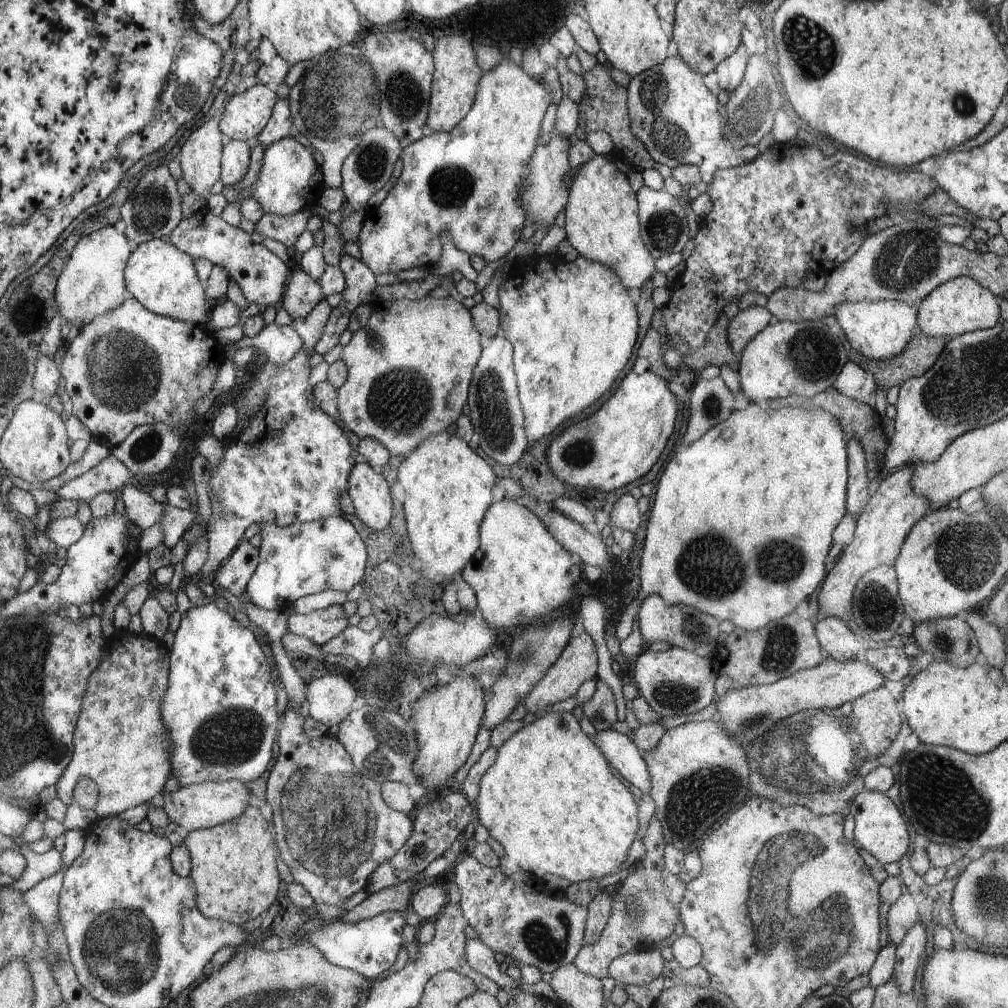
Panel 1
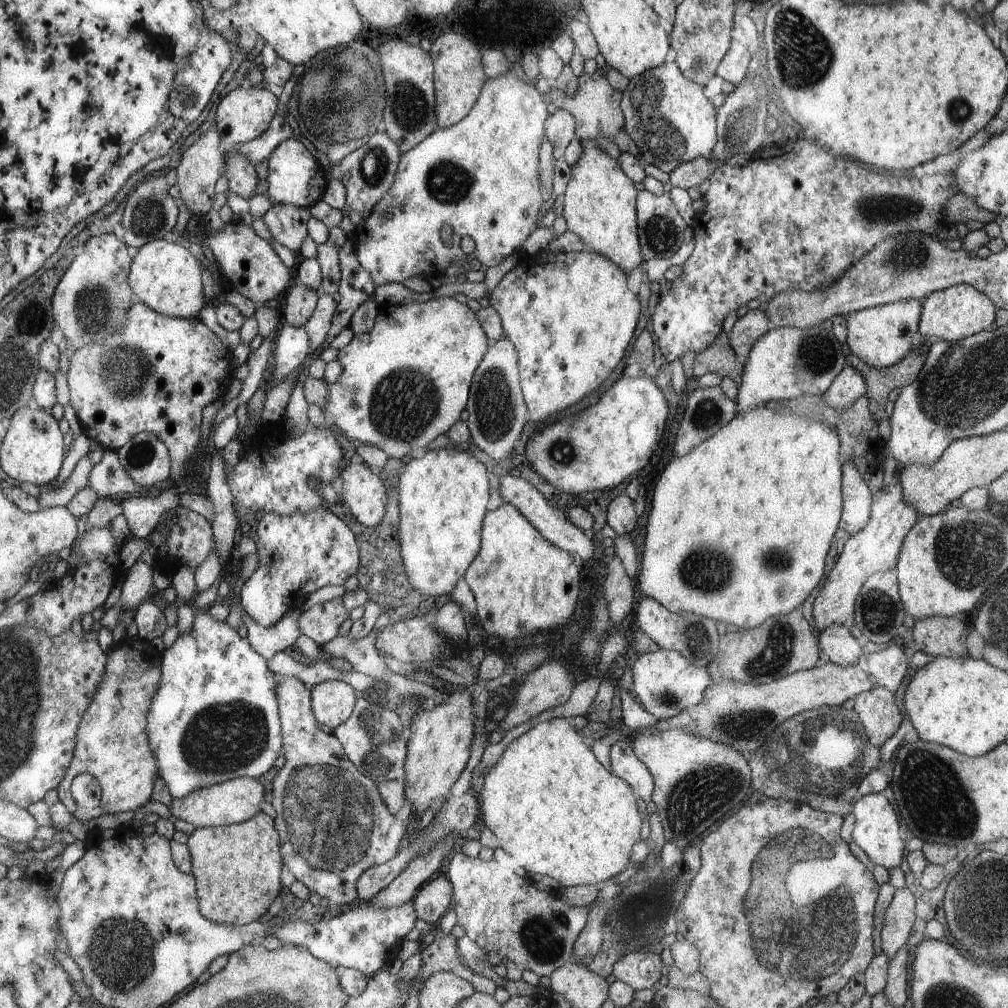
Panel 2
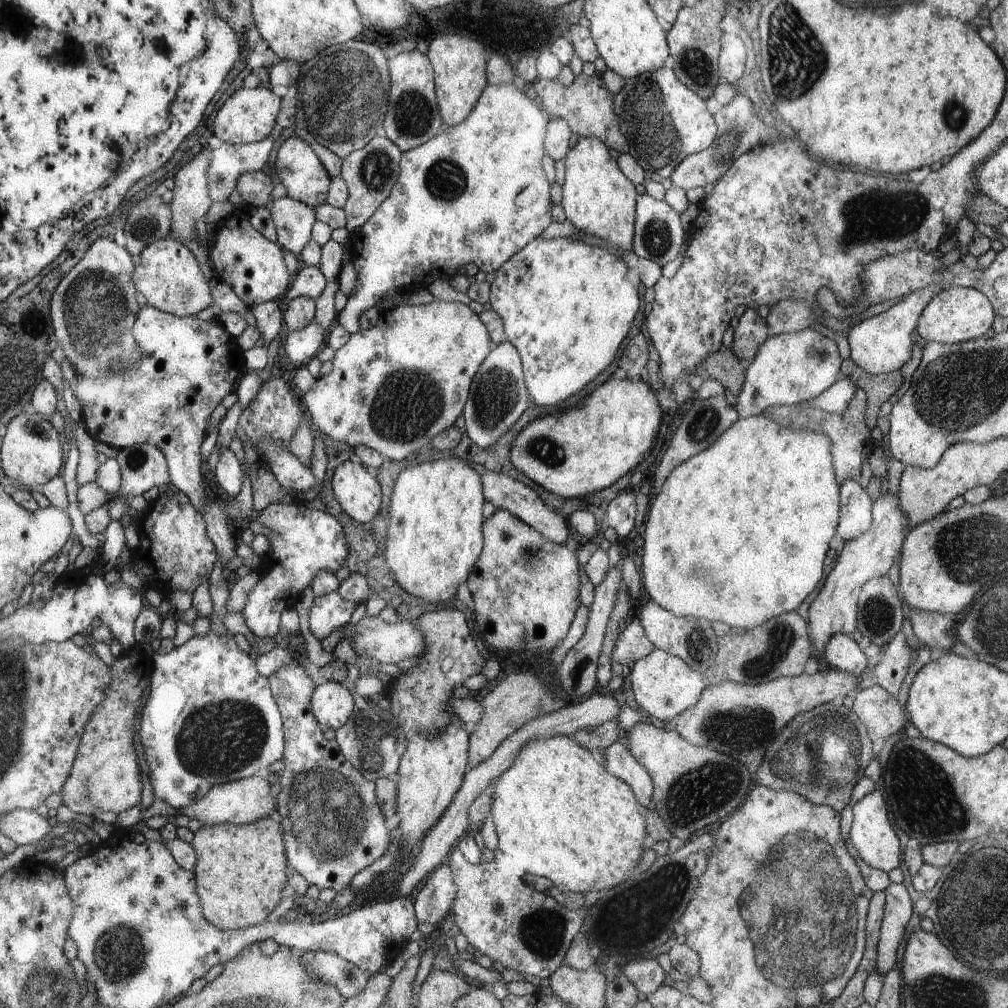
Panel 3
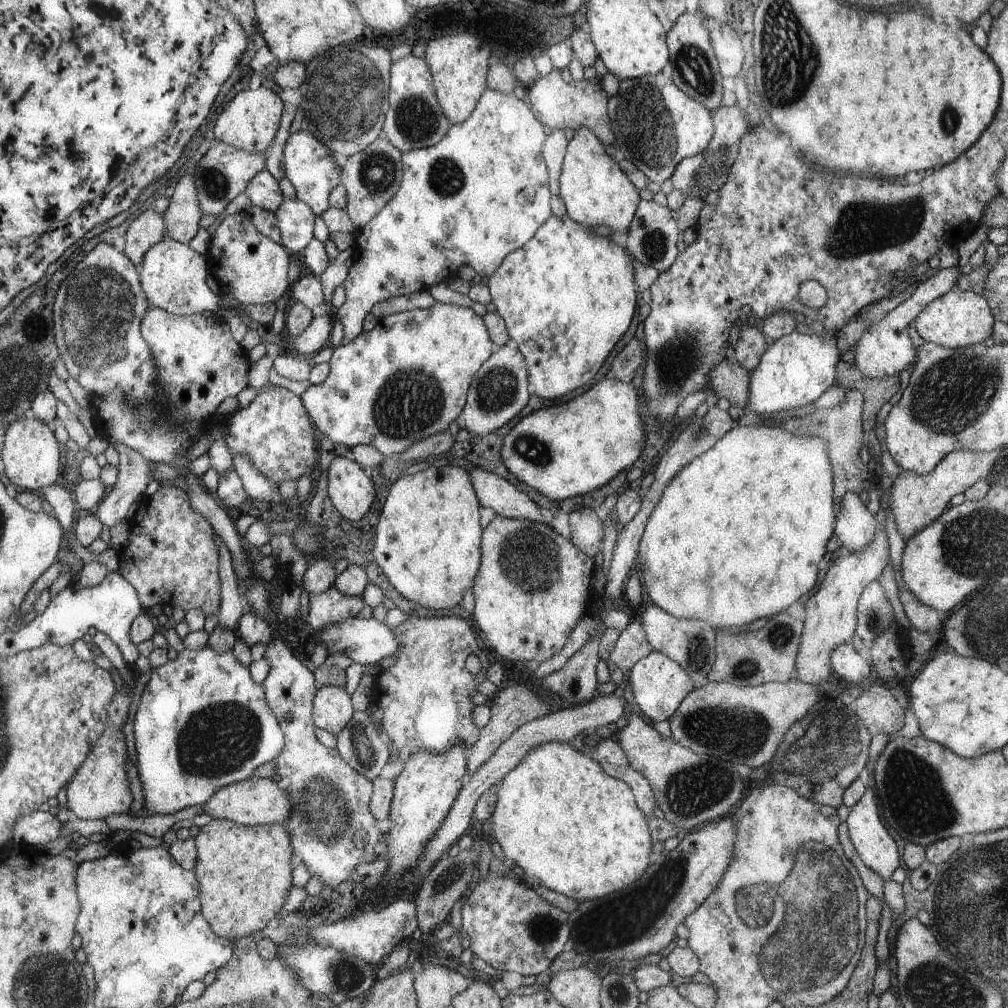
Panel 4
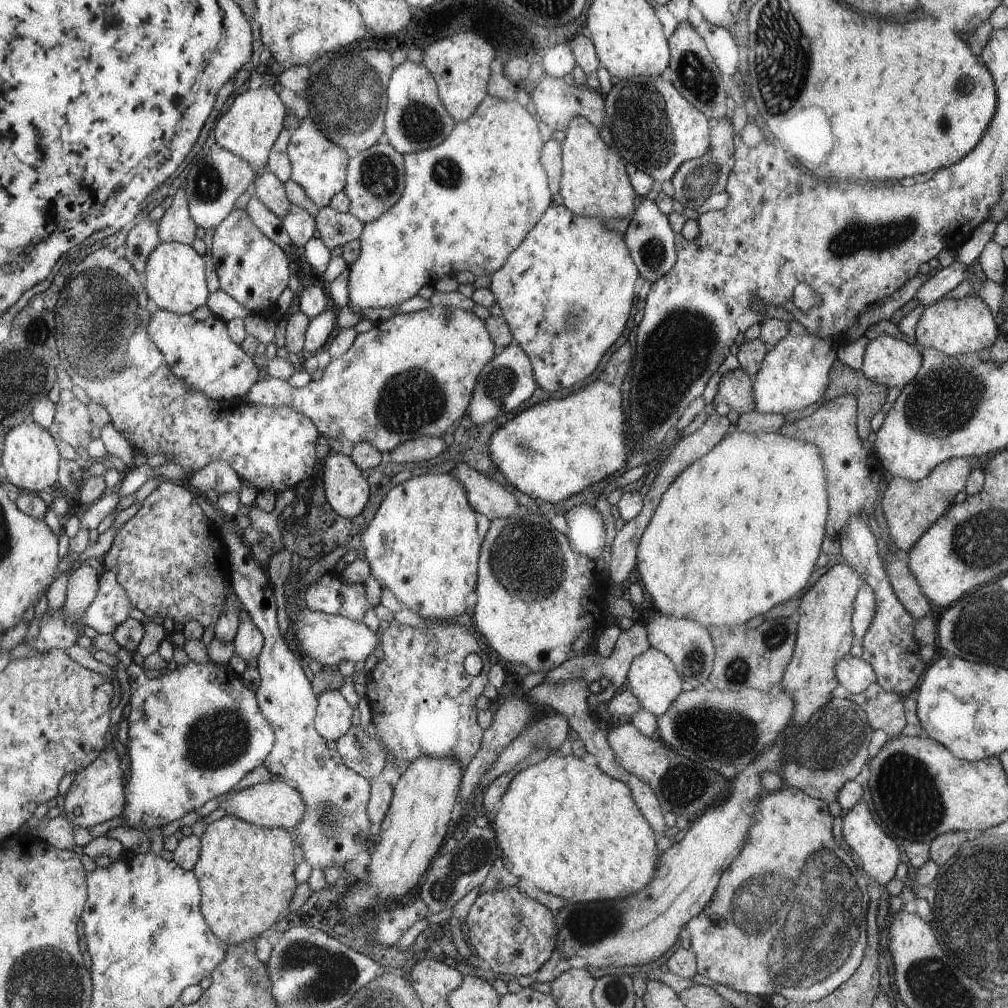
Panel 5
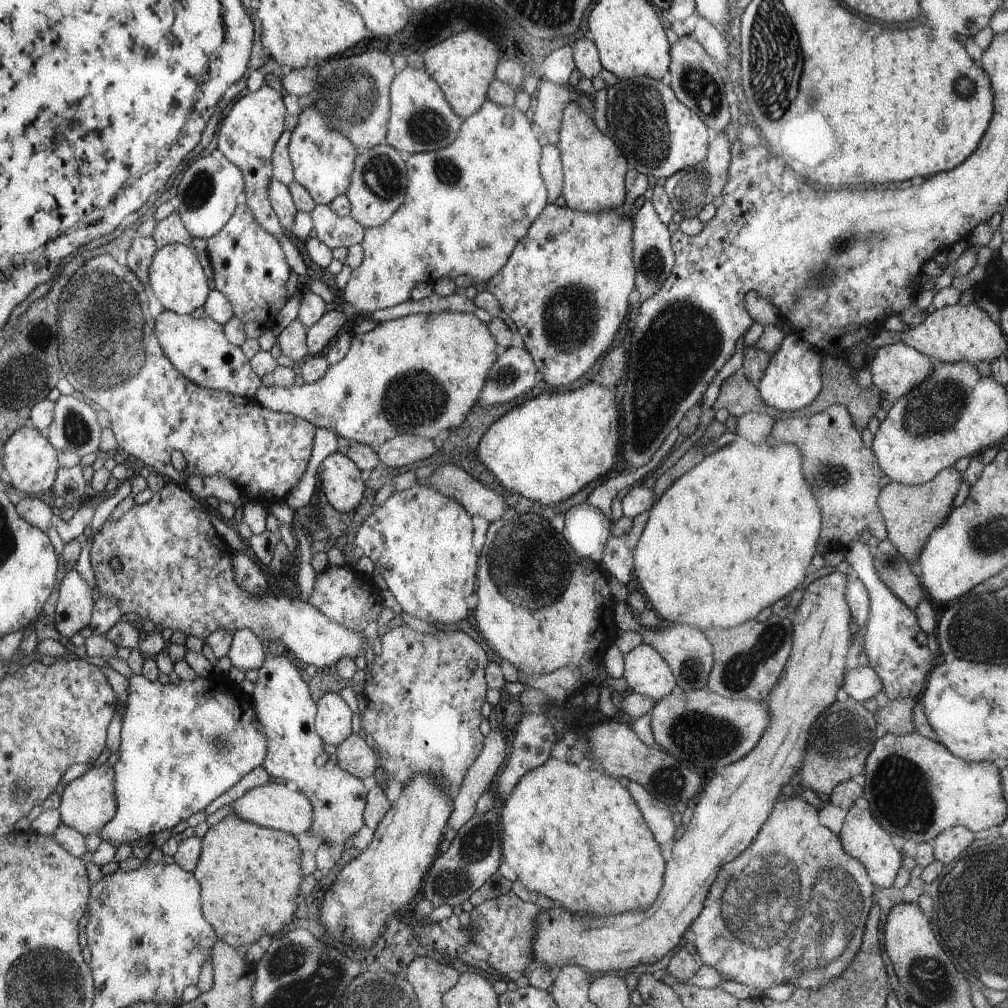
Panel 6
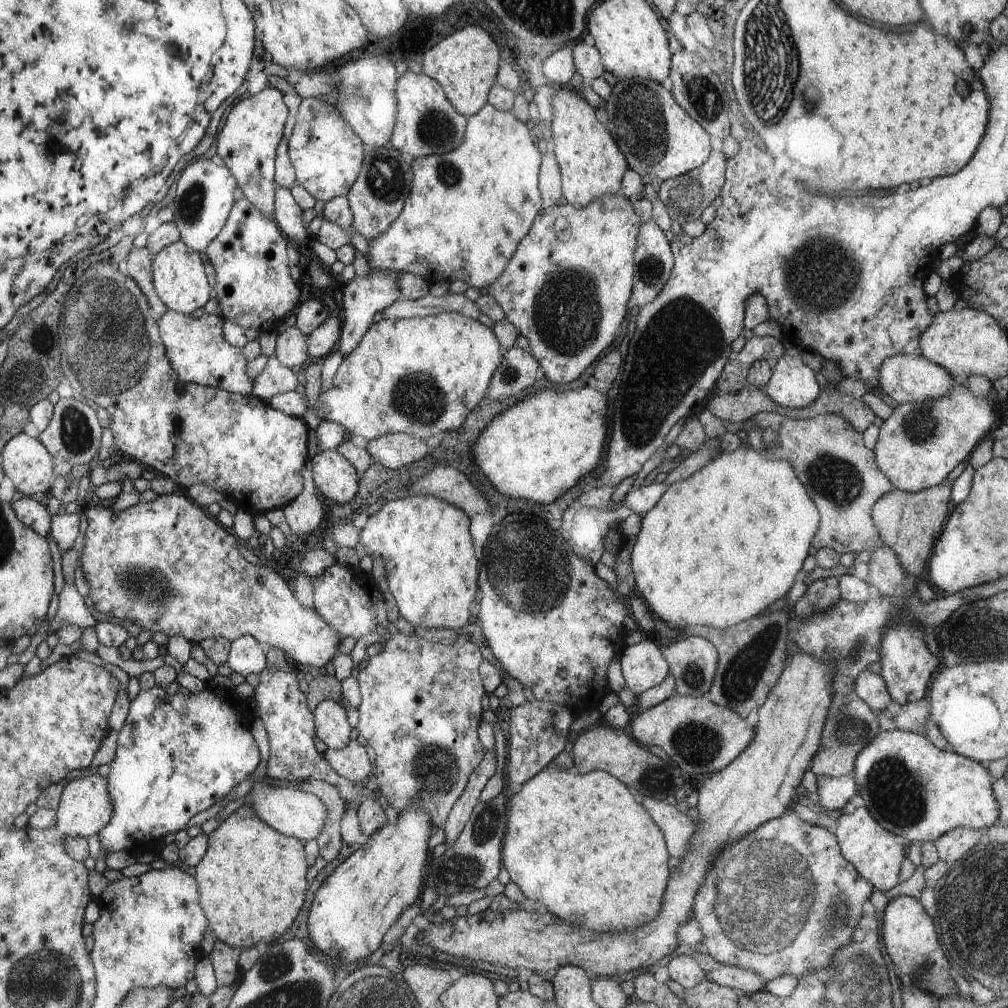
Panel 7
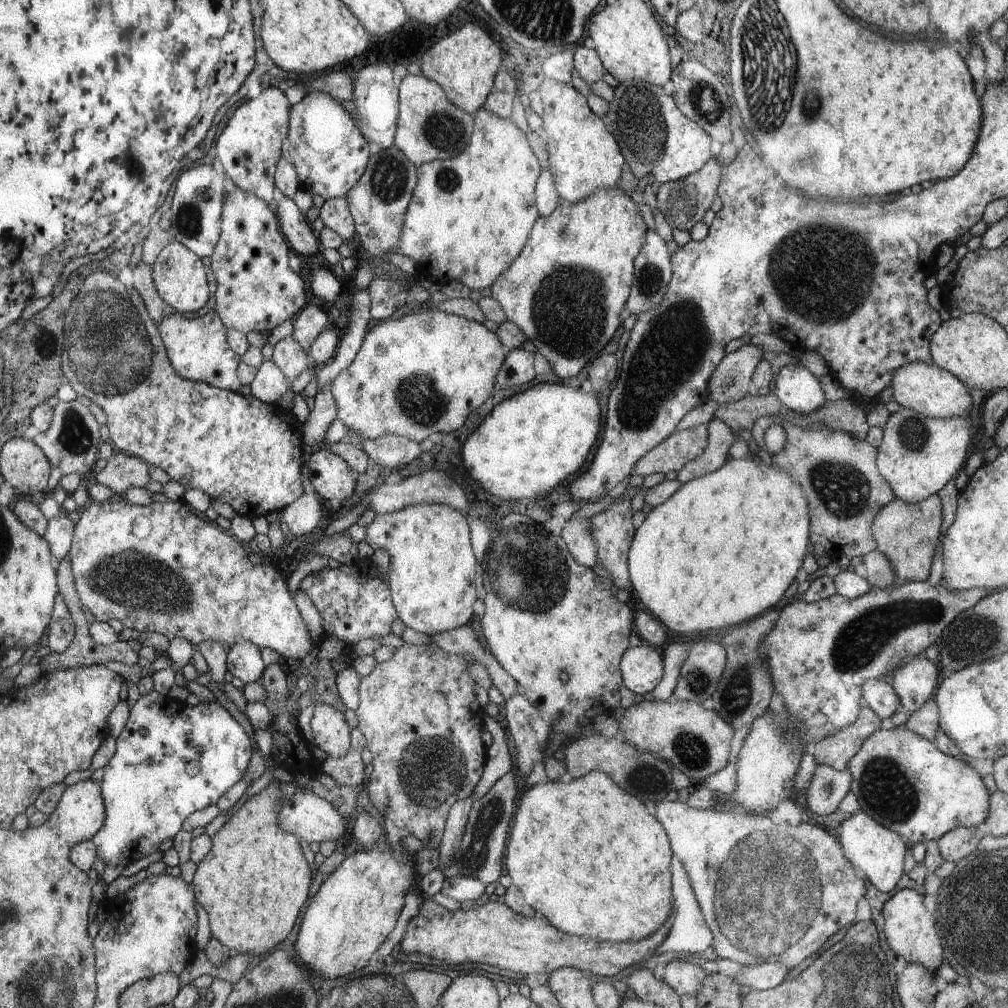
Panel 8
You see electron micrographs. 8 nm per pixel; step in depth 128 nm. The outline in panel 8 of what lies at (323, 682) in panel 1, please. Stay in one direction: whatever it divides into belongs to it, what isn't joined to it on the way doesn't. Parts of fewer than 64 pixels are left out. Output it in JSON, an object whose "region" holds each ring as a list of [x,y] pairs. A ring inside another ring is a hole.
{"region":[[[318,704],[311,719],[314,745],[327,756],[342,758],[350,750],[350,728],[342,712],[334,707]]]}

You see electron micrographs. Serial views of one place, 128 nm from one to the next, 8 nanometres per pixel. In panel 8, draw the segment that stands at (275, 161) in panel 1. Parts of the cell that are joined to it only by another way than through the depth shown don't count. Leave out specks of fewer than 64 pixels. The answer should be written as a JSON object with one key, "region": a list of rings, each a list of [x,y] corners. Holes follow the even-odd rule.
{"region":[[[309,91],[299,103],[294,104],[286,160],[294,165],[301,188],[325,199],[346,198],[349,190],[364,176],[364,168],[370,158],[368,142],[356,128],[356,123],[338,99],[322,91]]]}

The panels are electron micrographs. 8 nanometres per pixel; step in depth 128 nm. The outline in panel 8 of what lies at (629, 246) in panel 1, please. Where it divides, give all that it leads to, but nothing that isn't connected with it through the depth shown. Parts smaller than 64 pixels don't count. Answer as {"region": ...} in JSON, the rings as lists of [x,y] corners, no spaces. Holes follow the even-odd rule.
{"region":[[[544,77],[536,90],[544,104],[544,128],[548,134],[550,168],[560,198],[571,203],[584,201],[599,189],[618,186],[624,158],[618,142],[606,130],[604,122],[588,108],[586,98],[570,84]]]}

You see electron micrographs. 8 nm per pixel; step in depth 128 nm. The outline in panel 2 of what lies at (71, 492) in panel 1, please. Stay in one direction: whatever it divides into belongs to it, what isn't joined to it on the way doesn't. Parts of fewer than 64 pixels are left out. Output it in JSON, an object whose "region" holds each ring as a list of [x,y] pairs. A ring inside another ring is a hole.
{"region":[[[105,450],[102,461],[94,465],[87,486],[102,499],[138,494],[141,488],[126,474],[117,451],[110,450]]]}

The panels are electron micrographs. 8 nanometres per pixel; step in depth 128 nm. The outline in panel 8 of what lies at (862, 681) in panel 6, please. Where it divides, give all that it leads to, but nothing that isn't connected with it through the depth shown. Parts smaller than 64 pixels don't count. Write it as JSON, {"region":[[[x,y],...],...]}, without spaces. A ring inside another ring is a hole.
{"region":[[[879,679],[865,682],[863,702],[882,718],[893,716],[901,704],[894,687]]]}

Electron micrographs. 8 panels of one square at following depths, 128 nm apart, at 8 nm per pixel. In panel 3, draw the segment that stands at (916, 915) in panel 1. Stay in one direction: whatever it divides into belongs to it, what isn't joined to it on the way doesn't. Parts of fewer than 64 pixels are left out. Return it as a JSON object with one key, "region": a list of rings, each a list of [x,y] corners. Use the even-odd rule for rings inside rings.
{"region":[[[890,883],[883,893],[886,894],[886,910],[882,930],[879,932],[876,971],[885,977],[890,969],[894,969],[900,962],[901,953],[898,948],[904,938],[904,928],[917,908],[904,883]]]}

